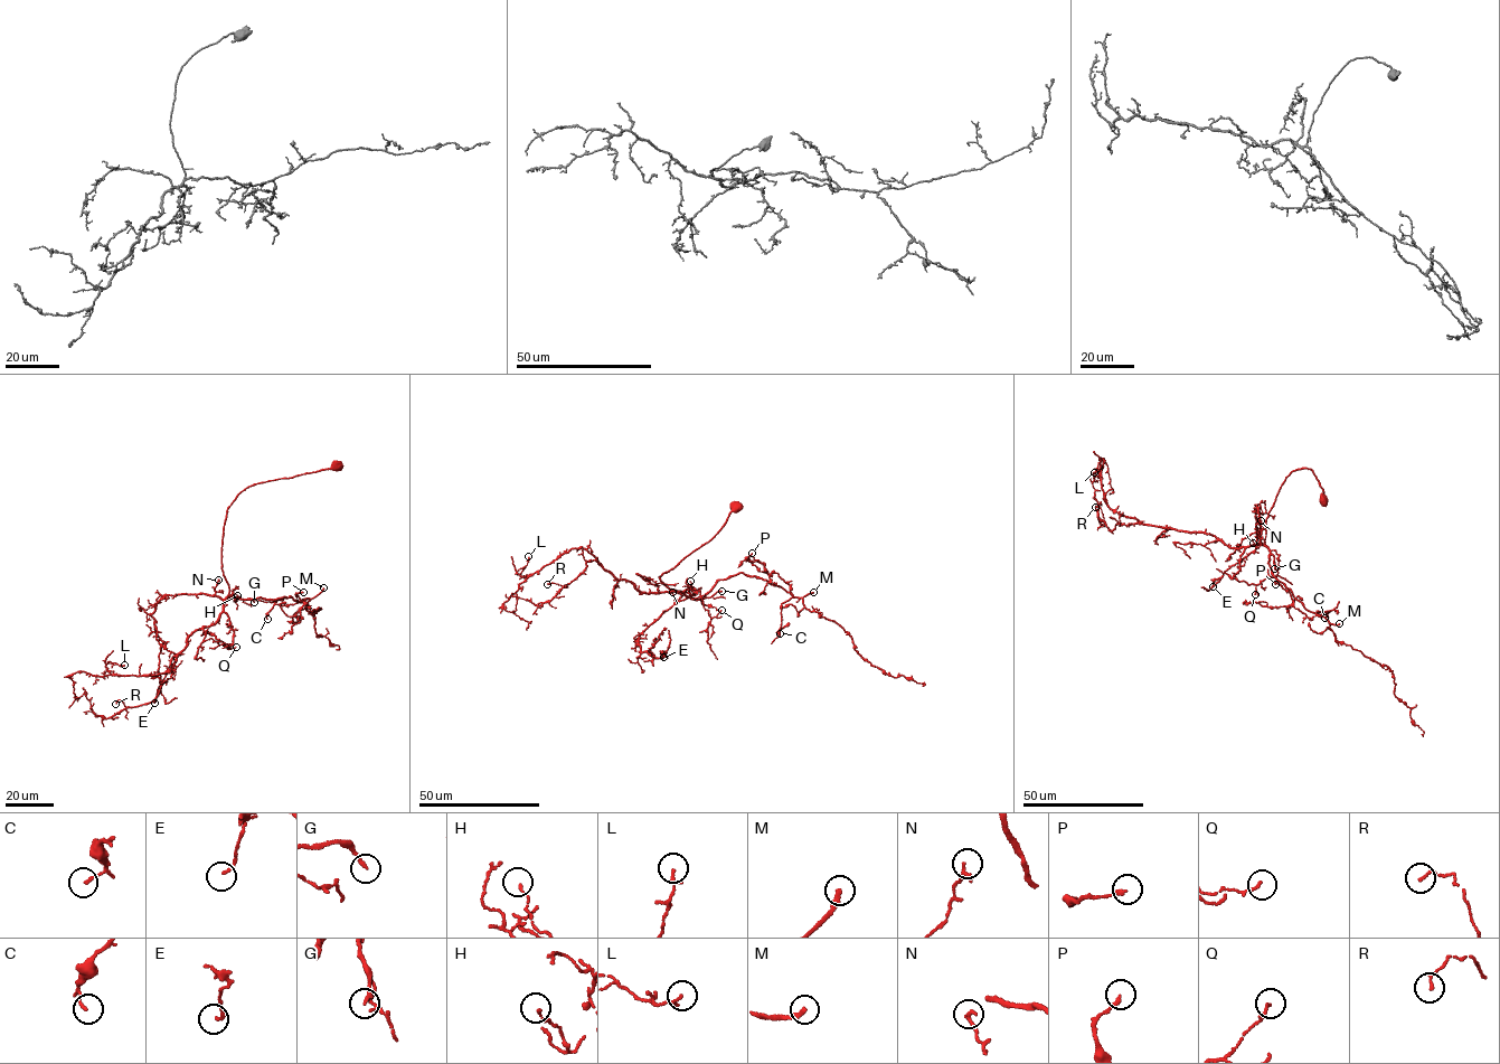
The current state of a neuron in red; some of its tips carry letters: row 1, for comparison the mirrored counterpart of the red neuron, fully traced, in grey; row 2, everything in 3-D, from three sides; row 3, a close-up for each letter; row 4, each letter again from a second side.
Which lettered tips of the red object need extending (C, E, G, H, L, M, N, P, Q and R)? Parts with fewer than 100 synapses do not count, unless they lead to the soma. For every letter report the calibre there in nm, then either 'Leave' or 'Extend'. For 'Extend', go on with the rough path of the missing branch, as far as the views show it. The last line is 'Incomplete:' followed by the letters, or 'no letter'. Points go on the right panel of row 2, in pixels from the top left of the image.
C: Thickness 120 nm. Leave
E: Thickness 130 nm. Leave
G: Thickness 190 nm. Leave
H: Thickness 120 nm. Leave
L: Thickness 140 nm. Leave
M: Thickness 200 nm. Extend. Course of what is missing: (1339, 623), (1402, 655), (1416, 687), (1423, 683), (1395, 691)
N: Thickness 150 nm. Leave
P: Thickness 190 nm. Leave
Q: Thickness 140 nm. Leave
R: Thickness 130 nm. Leave
Incomplete: M

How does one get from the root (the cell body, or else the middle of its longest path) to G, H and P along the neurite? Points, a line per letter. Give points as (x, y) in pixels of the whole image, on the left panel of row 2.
G: (338, 464), (255, 483), (238, 492), (228, 507), (222, 559), (228, 596), (254, 602)
H: (338, 464), (255, 483), (237, 495), (228, 507), (222, 559), (228, 585), (226, 596), (235, 600), (237, 595)
P: (338, 464), (255, 483), (228, 507), (222, 559), (228, 596), (290, 596), (308, 606), (296, 596), (303, 592)

